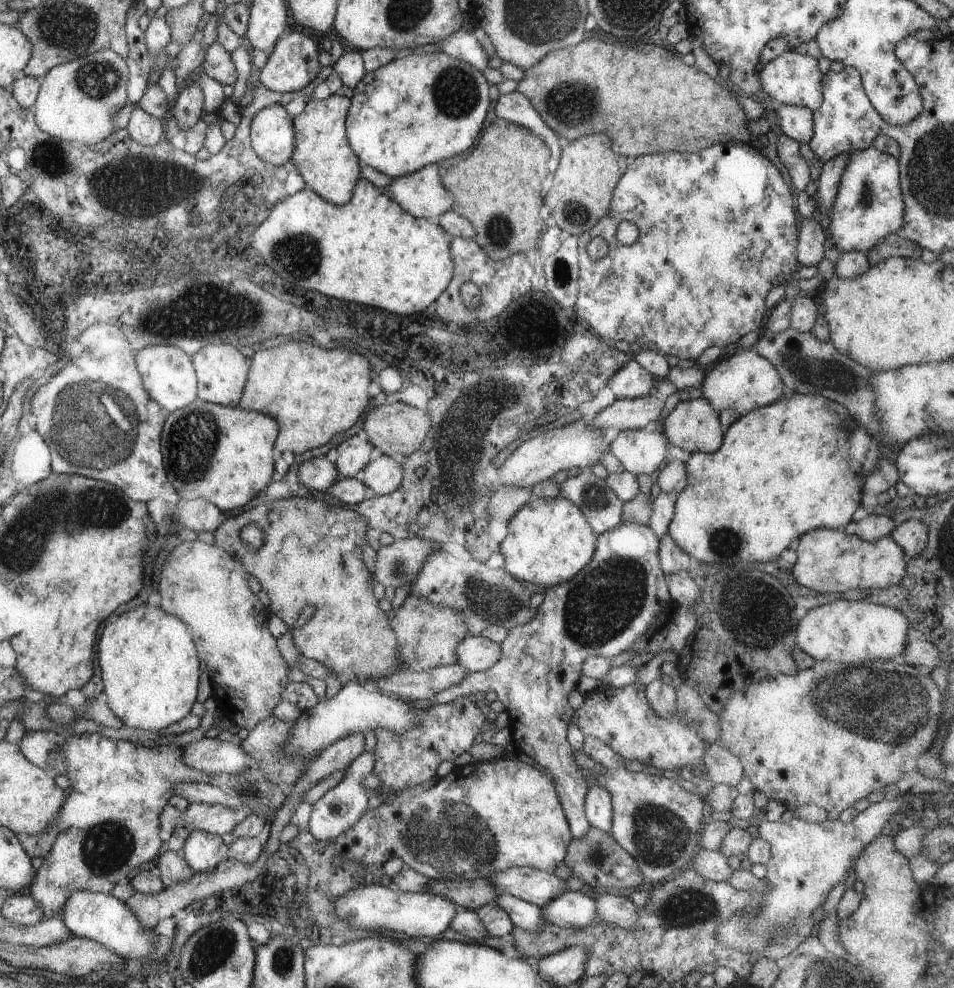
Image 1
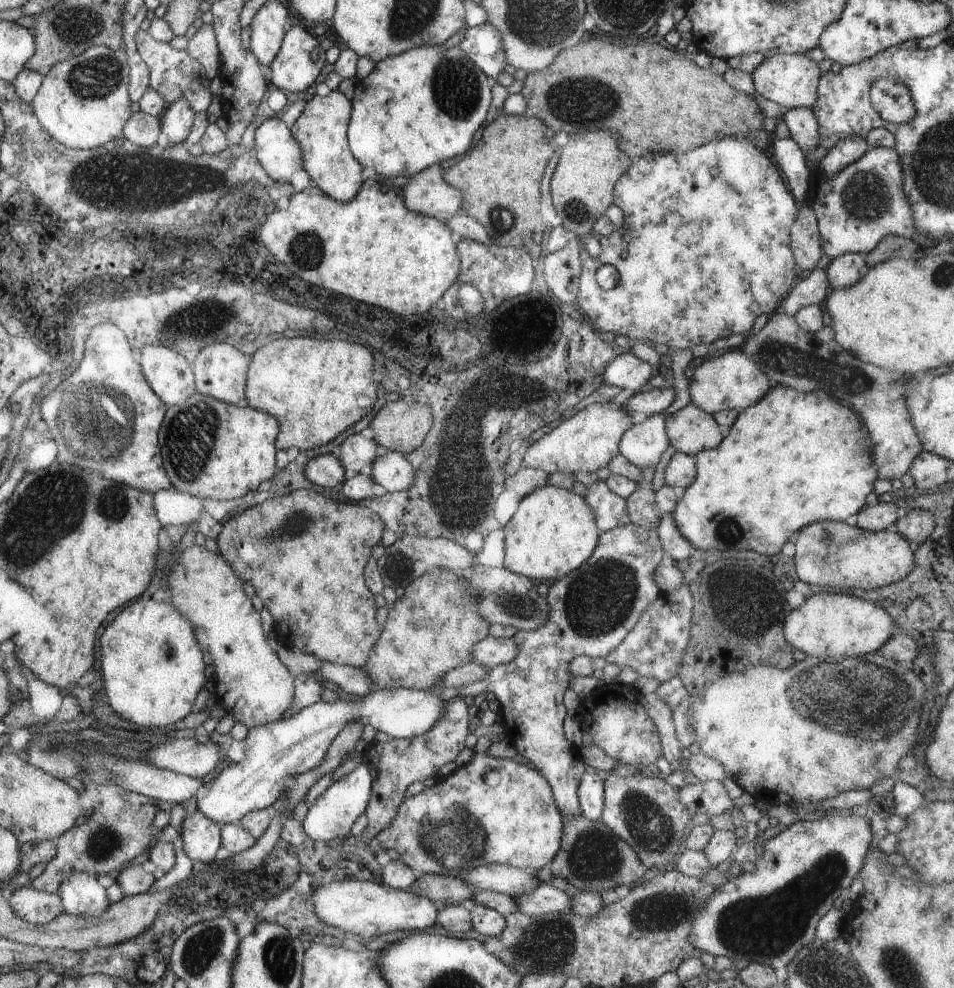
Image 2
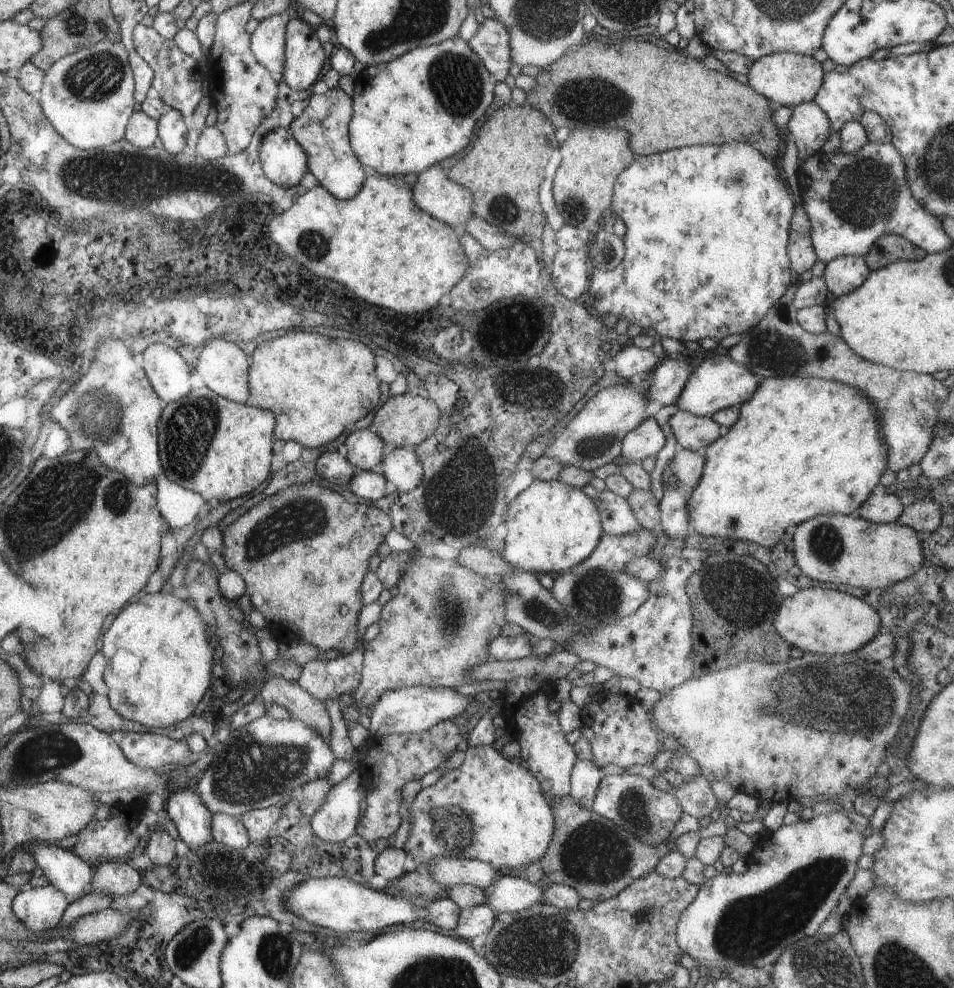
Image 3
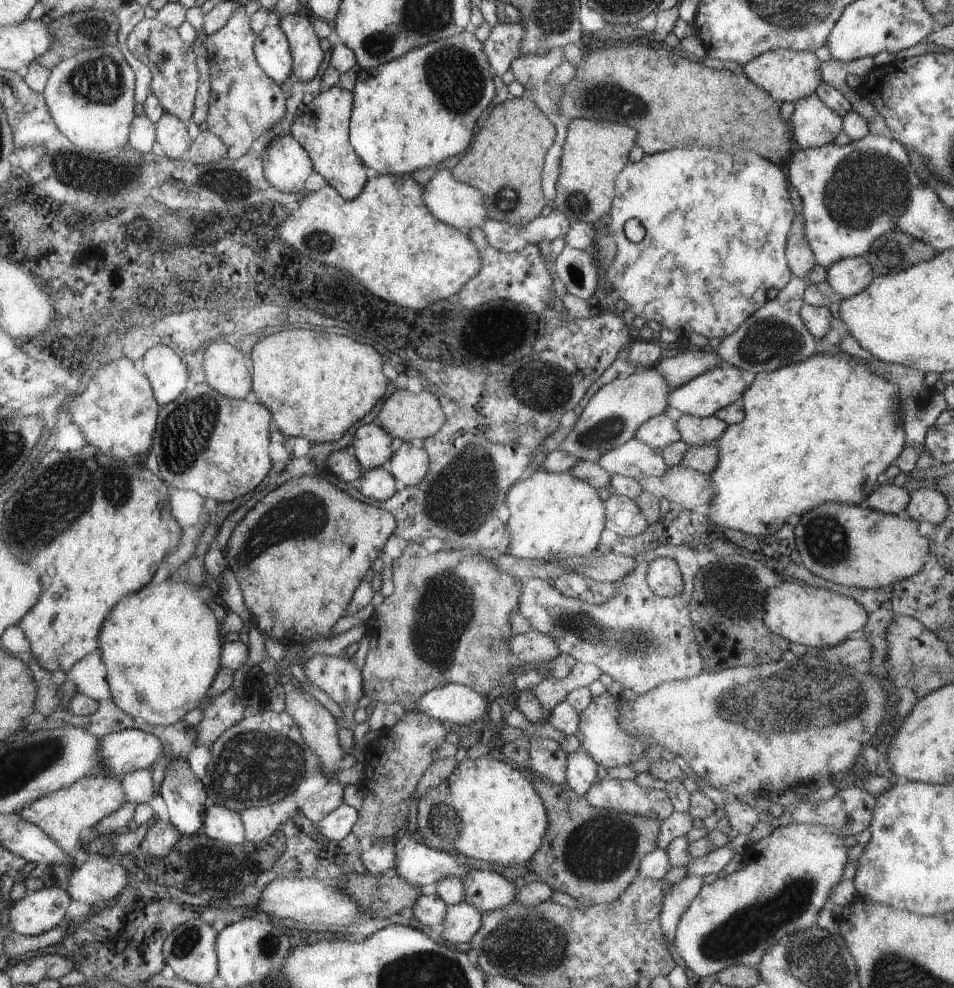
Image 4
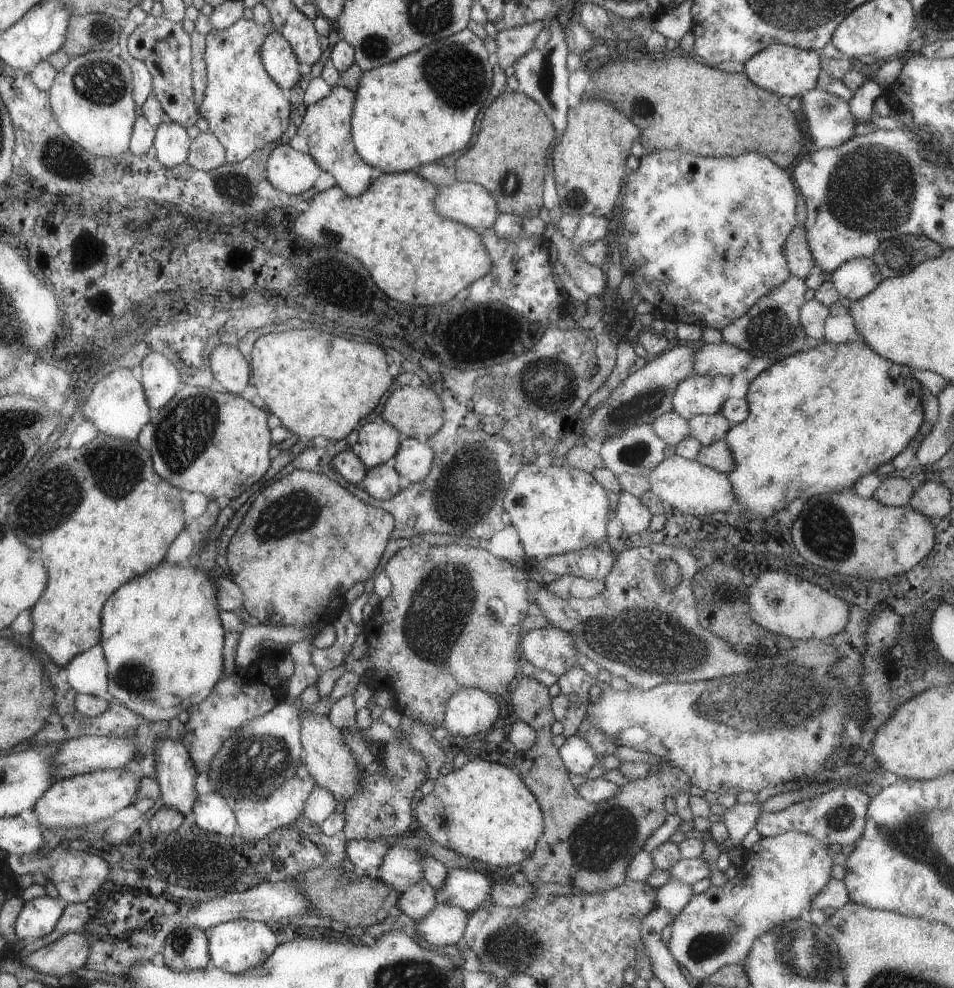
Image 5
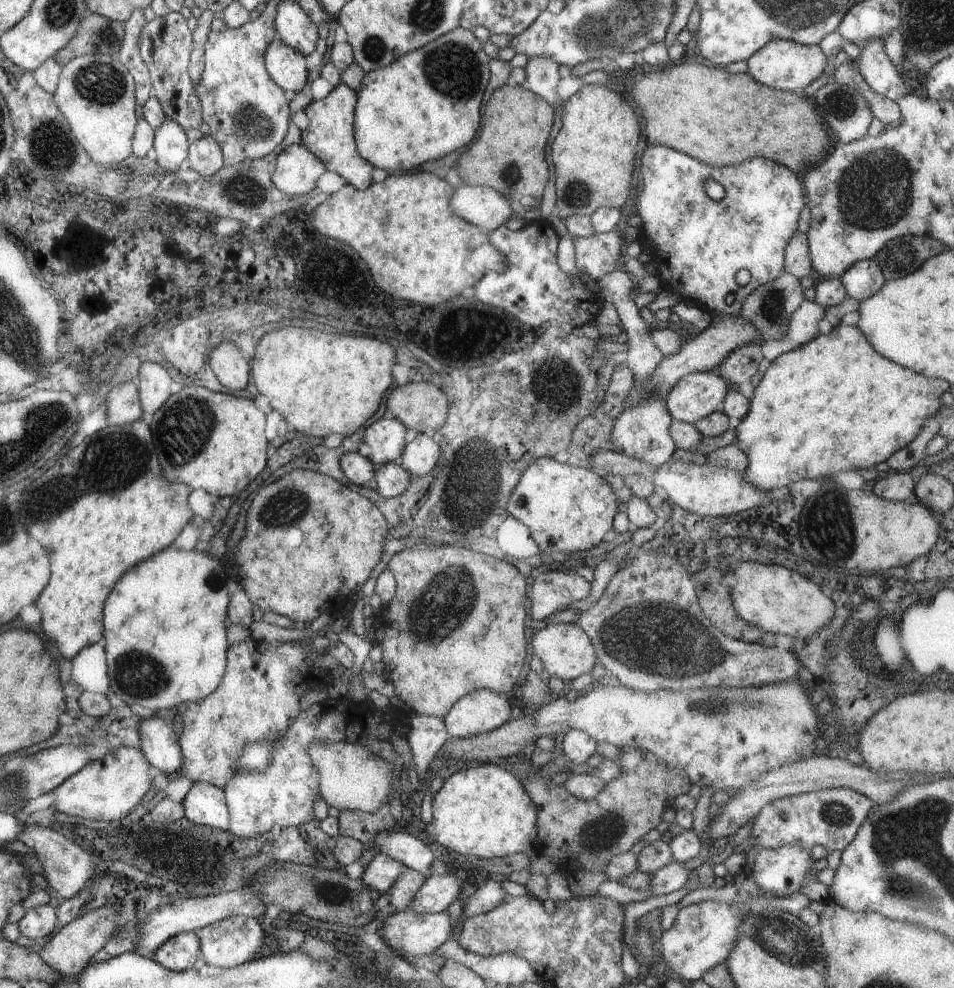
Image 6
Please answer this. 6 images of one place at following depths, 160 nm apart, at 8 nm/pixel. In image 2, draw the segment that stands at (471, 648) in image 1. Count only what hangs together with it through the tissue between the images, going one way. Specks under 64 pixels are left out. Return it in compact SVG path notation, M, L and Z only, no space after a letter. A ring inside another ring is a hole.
M492 635L477 642L473 650L473 661L493 669L496 665L512 662L519 653L514 637L495 638Z

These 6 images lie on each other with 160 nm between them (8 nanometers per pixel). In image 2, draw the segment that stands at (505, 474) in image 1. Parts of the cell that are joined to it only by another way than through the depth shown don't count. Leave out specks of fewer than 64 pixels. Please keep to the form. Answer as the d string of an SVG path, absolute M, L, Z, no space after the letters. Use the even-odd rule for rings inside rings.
M611 400L588 405L548 434L542 435L524 452L522 467L545 470L548 474L556 471L589 473L606 467L612 458L621 454L620 439L634 422L624 406L610 407L610 403Z

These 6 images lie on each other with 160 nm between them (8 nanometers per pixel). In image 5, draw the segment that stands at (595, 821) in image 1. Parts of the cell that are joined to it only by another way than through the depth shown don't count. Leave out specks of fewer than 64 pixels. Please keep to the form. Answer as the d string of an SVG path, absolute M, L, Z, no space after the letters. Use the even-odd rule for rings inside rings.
M580 736L568 737L559 749L559 754L566 770L575 775L586 777L597 764L596 752Z

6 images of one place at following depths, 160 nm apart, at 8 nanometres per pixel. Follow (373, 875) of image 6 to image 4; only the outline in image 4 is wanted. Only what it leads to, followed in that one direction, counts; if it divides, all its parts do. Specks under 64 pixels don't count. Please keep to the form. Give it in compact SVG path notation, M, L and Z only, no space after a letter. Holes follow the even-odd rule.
M408 831L401 838L394 840L394 844L396 846L396 866L394 870L400 878L404 878L406 882L410 882L414 886L422 887L434 883L438 884L438 881L442 878L450 876L462 879L472 870L456 854L429 848L424 843L418 844Z

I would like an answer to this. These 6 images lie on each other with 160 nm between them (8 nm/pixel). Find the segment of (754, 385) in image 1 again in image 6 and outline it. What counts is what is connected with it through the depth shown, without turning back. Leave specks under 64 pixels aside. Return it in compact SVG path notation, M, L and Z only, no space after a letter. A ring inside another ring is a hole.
M713 371L687 374L672 387L665 405L673 419L693 425L717 411L729 389L729 383Z

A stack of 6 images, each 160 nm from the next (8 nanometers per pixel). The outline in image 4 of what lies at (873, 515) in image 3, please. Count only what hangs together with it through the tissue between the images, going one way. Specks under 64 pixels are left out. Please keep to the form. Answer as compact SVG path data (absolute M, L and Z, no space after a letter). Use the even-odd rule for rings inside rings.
M881 480L880 488L868 496L868 508L882 514L896 514L905 510L911 497L902 486L894 486L891 482Z

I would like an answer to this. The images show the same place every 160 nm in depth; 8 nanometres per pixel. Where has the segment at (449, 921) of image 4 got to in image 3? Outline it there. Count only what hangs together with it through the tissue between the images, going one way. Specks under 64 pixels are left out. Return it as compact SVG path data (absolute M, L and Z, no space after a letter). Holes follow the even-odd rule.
M486 903L466 907L461 910L456 928L453 929L460 938L472 941L478 935L486 936L493 928L496 918L497 913Z

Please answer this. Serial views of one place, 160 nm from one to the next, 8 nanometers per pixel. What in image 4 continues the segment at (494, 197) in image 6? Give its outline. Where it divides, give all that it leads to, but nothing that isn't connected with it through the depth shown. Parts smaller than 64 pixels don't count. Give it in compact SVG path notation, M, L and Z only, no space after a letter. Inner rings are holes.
M445 169L439 170L435 176L424 186L422 198L425 205L429 208L437 219L458 230L466 230L467 232L475 227L481 228L488 219L488 211L485 205L485 196L482 191L468 184L458 182L453 177L452 171Z

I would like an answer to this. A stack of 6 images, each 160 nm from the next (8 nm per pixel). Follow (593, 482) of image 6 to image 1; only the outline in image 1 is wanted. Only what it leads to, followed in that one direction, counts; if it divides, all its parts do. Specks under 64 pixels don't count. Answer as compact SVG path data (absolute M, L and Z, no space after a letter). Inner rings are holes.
M558 495L552 498L535 498L525 504L509 520L508 533L497 546L505 556L503 569L507 573L514 575L514 578L522 579L526 584L548 588L561 585L577 576L578 571L593 557L596 539L597 534L592 530L581 508L570 499Z

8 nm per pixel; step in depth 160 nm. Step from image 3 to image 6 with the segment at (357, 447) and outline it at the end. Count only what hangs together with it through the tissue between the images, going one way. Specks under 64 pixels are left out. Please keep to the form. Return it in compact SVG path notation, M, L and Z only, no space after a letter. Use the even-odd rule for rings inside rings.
M396 417L376 418L365 428L363 442L370 446L372 453L368 458L375 466L394 463L401 458L407 445L404 439L407 430L407 426Z

